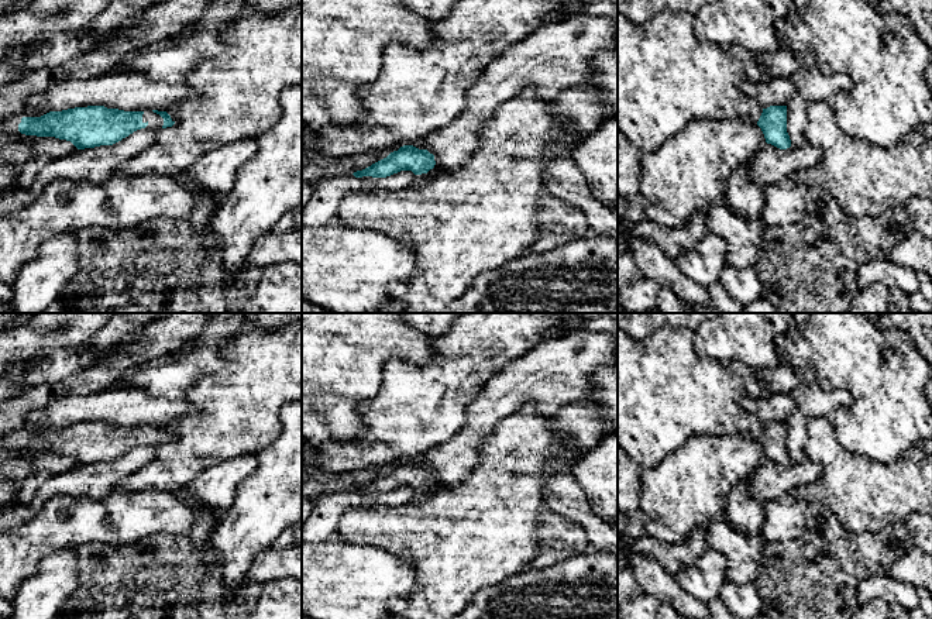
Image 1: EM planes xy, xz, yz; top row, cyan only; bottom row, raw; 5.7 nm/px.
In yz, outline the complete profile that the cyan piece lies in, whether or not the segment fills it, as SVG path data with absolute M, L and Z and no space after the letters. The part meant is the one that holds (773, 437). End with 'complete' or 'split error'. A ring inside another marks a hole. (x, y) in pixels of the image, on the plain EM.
M770 422L763 424L757 441L761 444L767 460L780 465L791 462L791 455L787 448L787 422Z; complete

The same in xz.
M403 461L398 467L391 468L386 474L362 486L357 486L352 491L355 494L386 494L400 486L412 486L415 491L422 491L433 485L434 481L434 471L427 465L419 465L413 461Z; complete

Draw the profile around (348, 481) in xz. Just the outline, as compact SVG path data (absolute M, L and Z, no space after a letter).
M393 460L382 465L350 471L340 475L324 472L316 467L302 464L302 496L317 501L320 496L352 491L386 474L402 461Z

